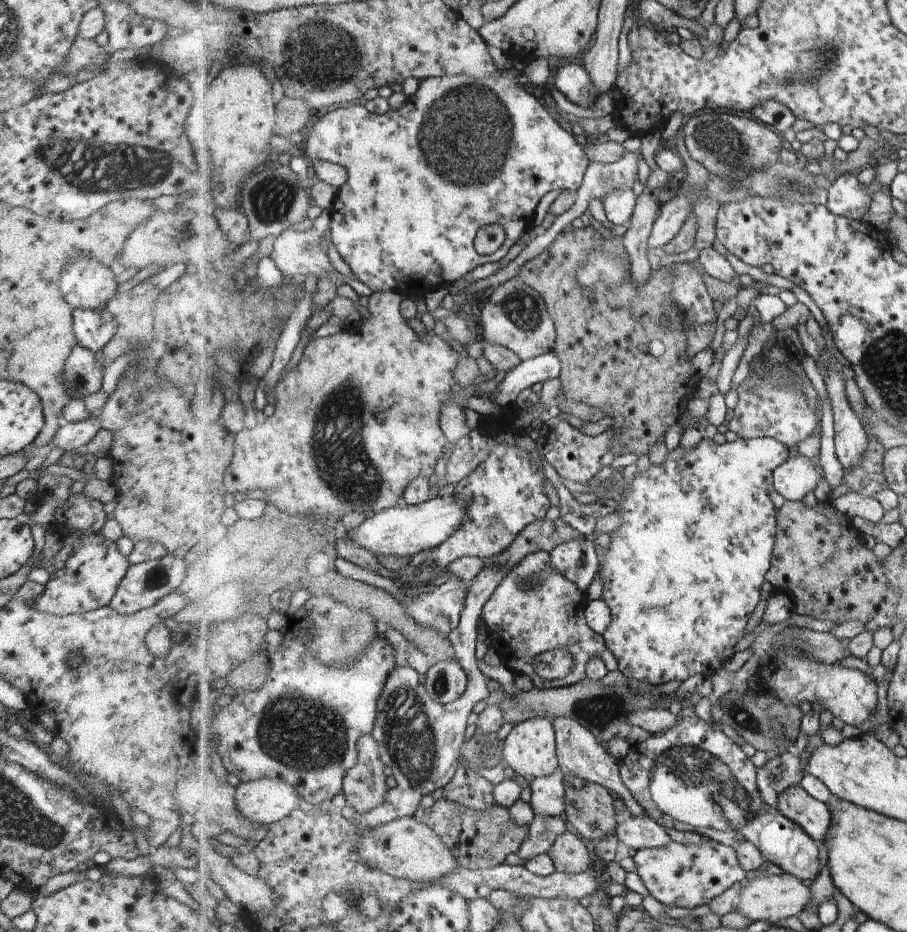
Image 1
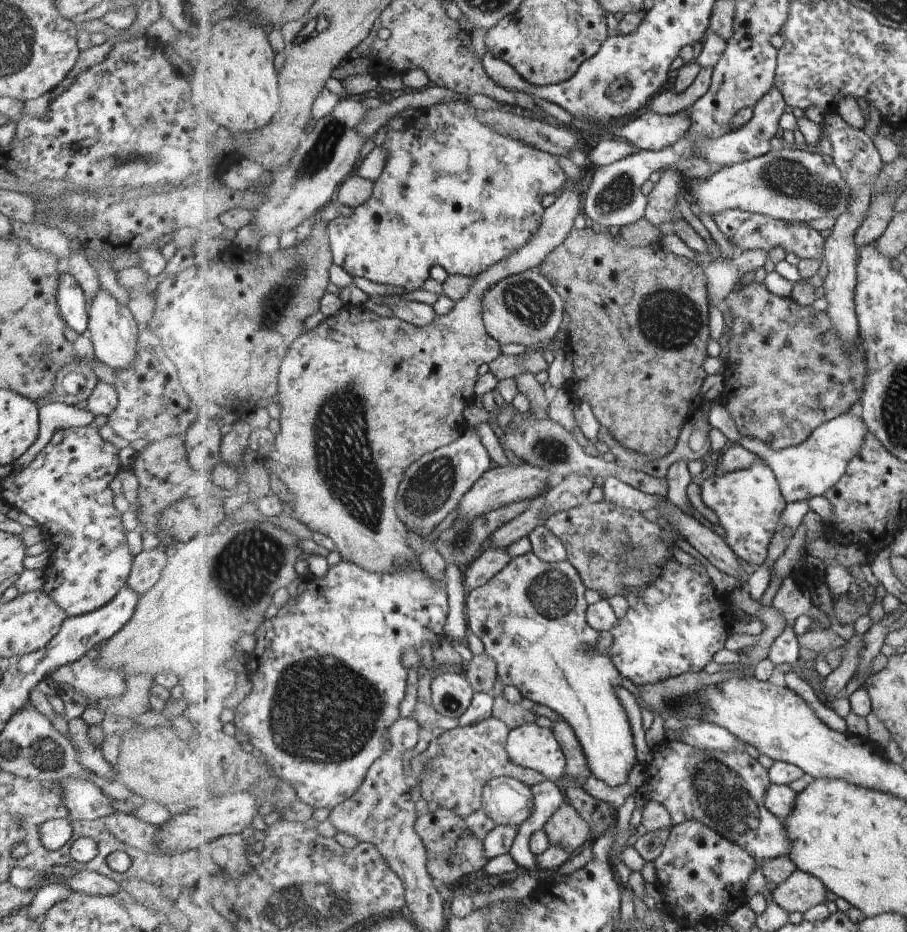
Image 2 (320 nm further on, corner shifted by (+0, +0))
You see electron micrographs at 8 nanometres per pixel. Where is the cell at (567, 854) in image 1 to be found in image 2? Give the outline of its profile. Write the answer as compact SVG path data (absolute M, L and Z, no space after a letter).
M570 801L564 802L561 808L544 826L550 842L561 845L573 856L592 841L591 825L580 815Z

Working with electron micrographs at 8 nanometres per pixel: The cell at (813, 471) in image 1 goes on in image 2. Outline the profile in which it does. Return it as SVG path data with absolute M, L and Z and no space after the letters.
M849 412L823 423L805 442L786 449L773 450L766 442L753 437L743 437L739 444L755 451L774 470L781 486L781 496L790 503L822 496L836 485L845 474L850 460L860 453L869 433L865 419Z

